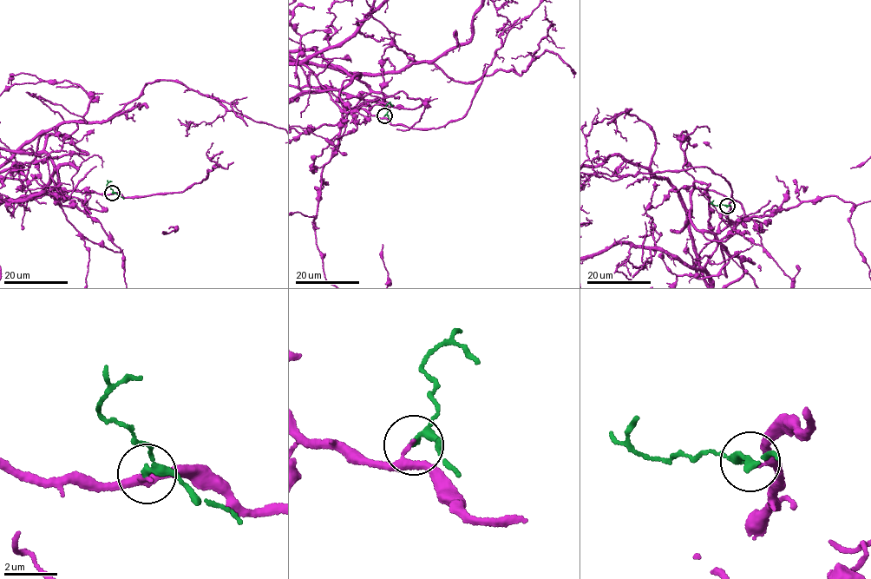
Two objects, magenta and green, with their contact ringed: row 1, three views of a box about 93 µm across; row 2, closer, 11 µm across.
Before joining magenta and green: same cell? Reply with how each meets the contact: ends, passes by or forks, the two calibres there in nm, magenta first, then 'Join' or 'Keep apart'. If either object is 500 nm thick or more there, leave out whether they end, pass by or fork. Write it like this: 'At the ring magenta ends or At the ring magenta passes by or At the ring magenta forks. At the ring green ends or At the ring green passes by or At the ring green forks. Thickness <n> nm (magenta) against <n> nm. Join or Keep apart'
At the ring magenta passes by. At the ring green passes by. Thickness 130 nm (magenta) against 220 nm. Keep apart

